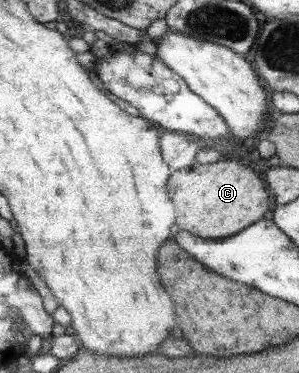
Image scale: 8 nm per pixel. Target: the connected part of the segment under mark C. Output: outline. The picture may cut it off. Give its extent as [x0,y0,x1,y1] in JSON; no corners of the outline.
[167,157,273,239]

